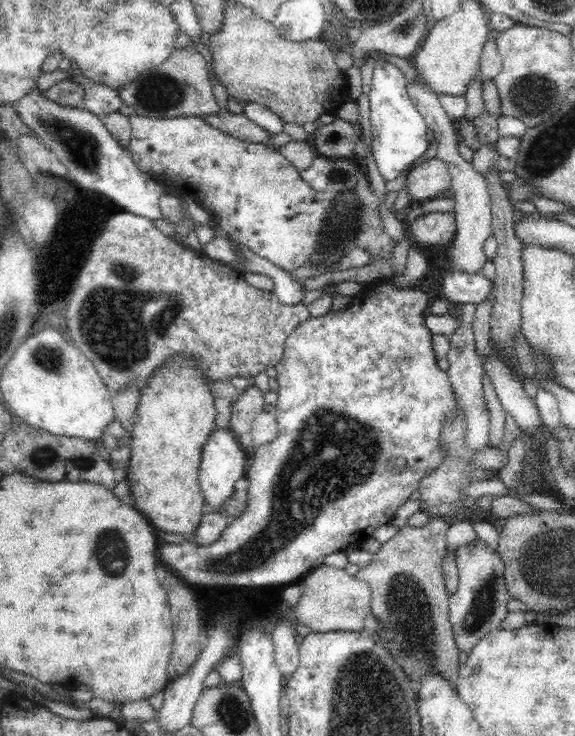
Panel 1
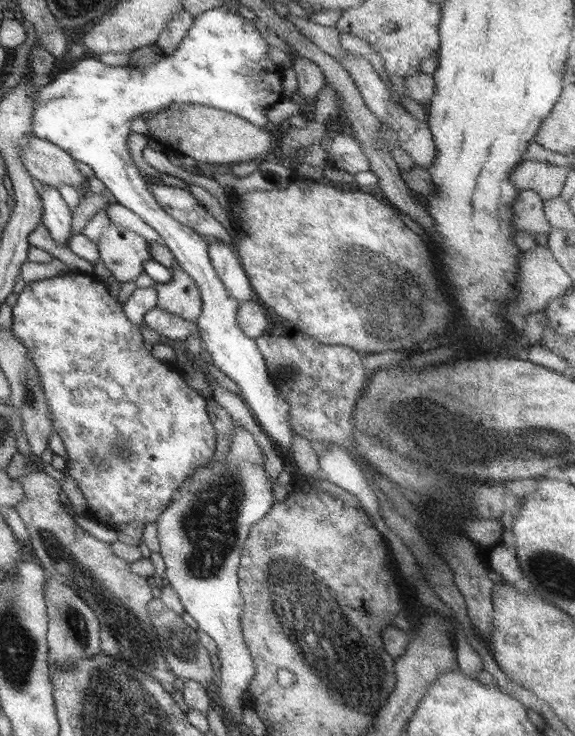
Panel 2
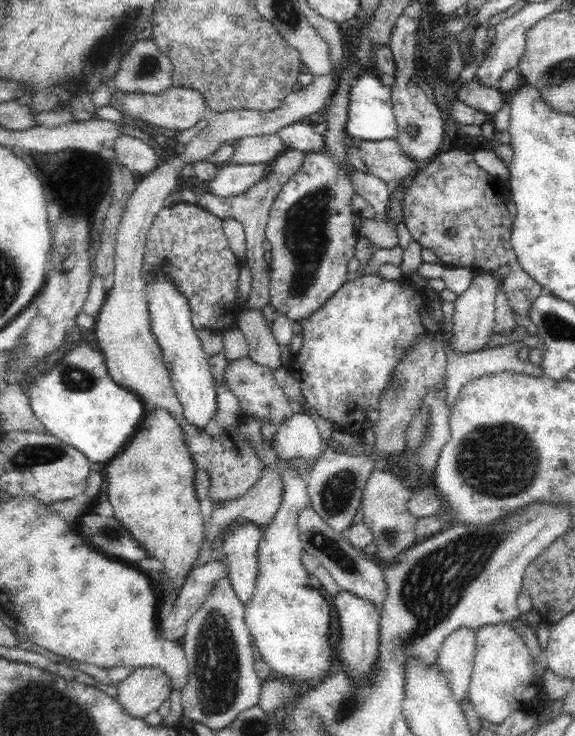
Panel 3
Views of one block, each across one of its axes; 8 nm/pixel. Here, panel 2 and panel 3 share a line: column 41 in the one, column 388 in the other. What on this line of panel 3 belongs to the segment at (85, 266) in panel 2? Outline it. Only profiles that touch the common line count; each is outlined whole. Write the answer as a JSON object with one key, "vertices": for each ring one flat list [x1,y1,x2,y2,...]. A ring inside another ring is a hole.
{"vertices":[[377,213,374,218,356,215,358,237,367,238,375,247,390,250,399,246,396,228,387,222,387,217]]}

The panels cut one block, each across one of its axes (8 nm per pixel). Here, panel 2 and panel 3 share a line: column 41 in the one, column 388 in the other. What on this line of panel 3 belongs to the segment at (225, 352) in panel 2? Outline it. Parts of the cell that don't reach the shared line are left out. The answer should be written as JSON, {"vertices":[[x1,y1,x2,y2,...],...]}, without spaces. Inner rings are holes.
{"vertices":[[364,74,355,78,349,90,348,120,346,121,346,132,352,142,383,141,384,139,395,139,397,137,397,124,392,110,392,99,390,87,383,85,378,78]]}

